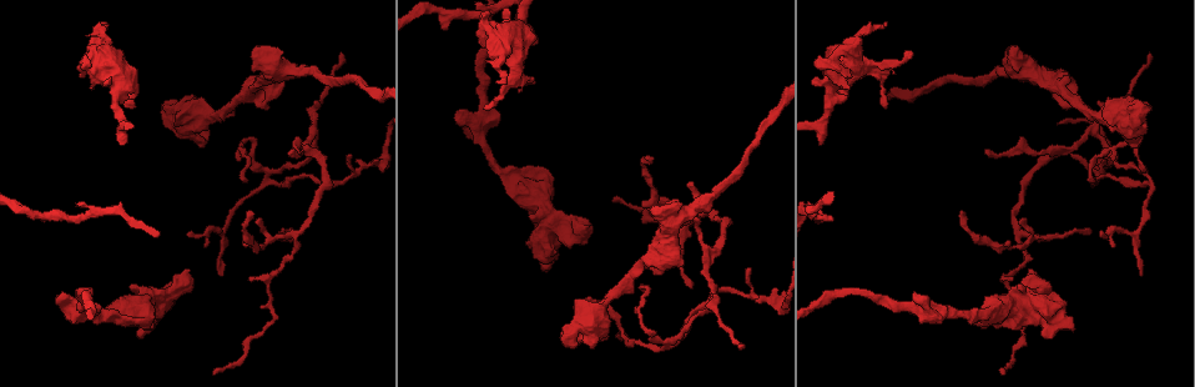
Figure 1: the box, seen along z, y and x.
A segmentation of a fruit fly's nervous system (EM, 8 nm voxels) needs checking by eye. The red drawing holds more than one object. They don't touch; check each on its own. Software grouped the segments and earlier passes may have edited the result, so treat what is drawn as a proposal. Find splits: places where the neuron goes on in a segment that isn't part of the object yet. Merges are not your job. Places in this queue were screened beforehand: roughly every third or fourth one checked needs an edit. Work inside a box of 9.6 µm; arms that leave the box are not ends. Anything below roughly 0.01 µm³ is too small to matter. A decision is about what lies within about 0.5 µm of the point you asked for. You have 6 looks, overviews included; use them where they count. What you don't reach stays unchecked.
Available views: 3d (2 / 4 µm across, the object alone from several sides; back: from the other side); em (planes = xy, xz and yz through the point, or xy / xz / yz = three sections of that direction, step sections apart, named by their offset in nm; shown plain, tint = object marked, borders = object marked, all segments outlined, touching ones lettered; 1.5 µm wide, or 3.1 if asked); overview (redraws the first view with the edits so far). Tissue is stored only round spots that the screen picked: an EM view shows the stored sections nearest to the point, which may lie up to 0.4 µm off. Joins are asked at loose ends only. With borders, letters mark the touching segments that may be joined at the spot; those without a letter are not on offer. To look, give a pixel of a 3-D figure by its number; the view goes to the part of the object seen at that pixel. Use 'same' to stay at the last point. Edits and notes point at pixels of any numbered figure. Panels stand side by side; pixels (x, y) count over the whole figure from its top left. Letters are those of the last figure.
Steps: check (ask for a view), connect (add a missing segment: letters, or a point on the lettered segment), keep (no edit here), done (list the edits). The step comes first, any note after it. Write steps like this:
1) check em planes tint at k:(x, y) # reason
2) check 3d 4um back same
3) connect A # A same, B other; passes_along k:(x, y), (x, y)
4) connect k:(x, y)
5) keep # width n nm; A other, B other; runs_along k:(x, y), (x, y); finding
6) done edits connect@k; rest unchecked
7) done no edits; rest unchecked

check em planes tint at 1:(605, 339) # branch stops here

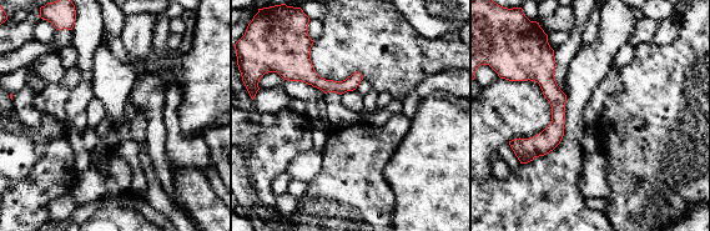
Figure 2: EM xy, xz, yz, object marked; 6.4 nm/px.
check em planes borders same # see the neighbours

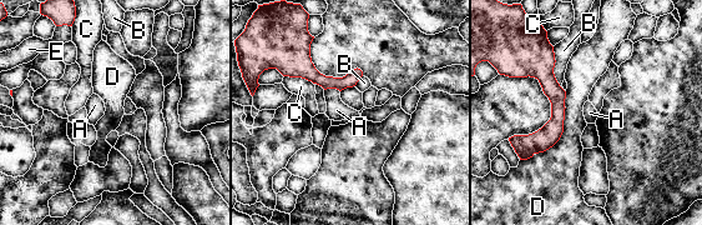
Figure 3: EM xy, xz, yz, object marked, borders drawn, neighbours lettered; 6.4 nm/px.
keep # A other, B other, C other, D other, E other; runs_along 3:(541, 40), (556, 123), (523, 156); none of them fits

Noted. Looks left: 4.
check em xy step 8 tint at 1:(1150, 53) # thin end

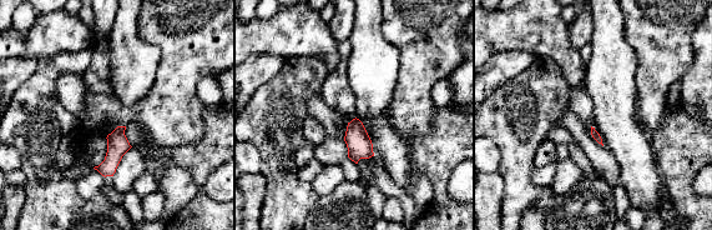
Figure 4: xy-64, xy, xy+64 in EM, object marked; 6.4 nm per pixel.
check em planes borders same # another direction

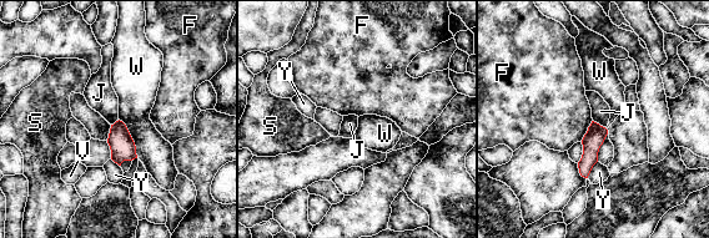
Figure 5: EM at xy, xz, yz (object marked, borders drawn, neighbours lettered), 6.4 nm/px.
keep # F other, J other, S other, V other, W other, Y other; border 5:(593, 120), (604, 127); no lettered segment goes on from it

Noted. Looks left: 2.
done no edits; rest unchecked

